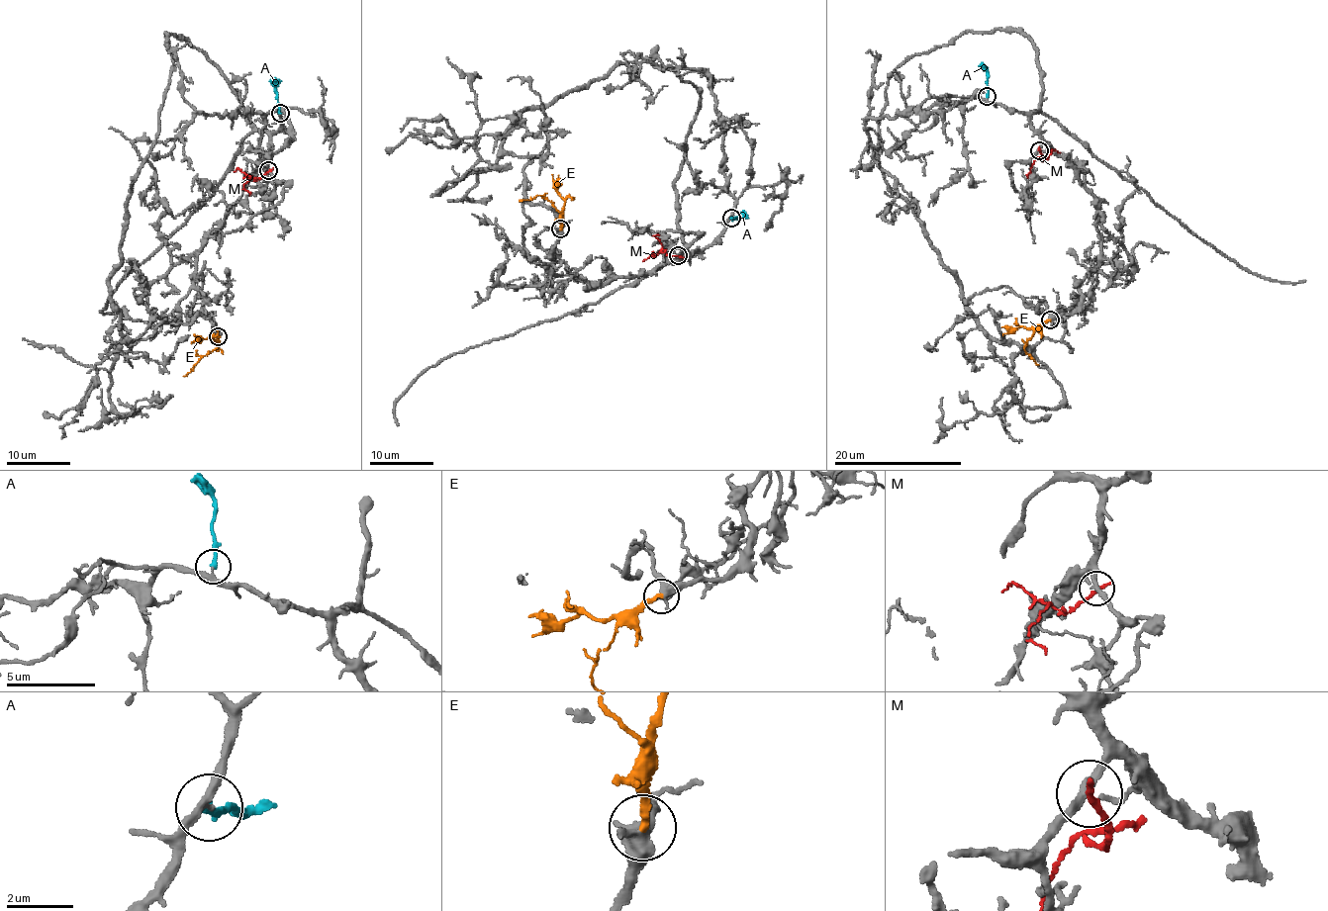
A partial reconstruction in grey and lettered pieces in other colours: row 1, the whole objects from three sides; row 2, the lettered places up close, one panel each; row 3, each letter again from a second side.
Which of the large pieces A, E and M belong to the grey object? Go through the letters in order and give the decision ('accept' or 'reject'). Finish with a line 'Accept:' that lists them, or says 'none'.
A: reject
E: accept
M: reject
Accept: E

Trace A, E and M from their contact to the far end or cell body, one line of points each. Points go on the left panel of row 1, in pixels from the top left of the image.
A: (280, 113), (274, 77)
E: (218, 335), (217, 346), (184, 376)
M: (268, 171), (255, 179), (250, 175), (243, 186), (250, 194)

